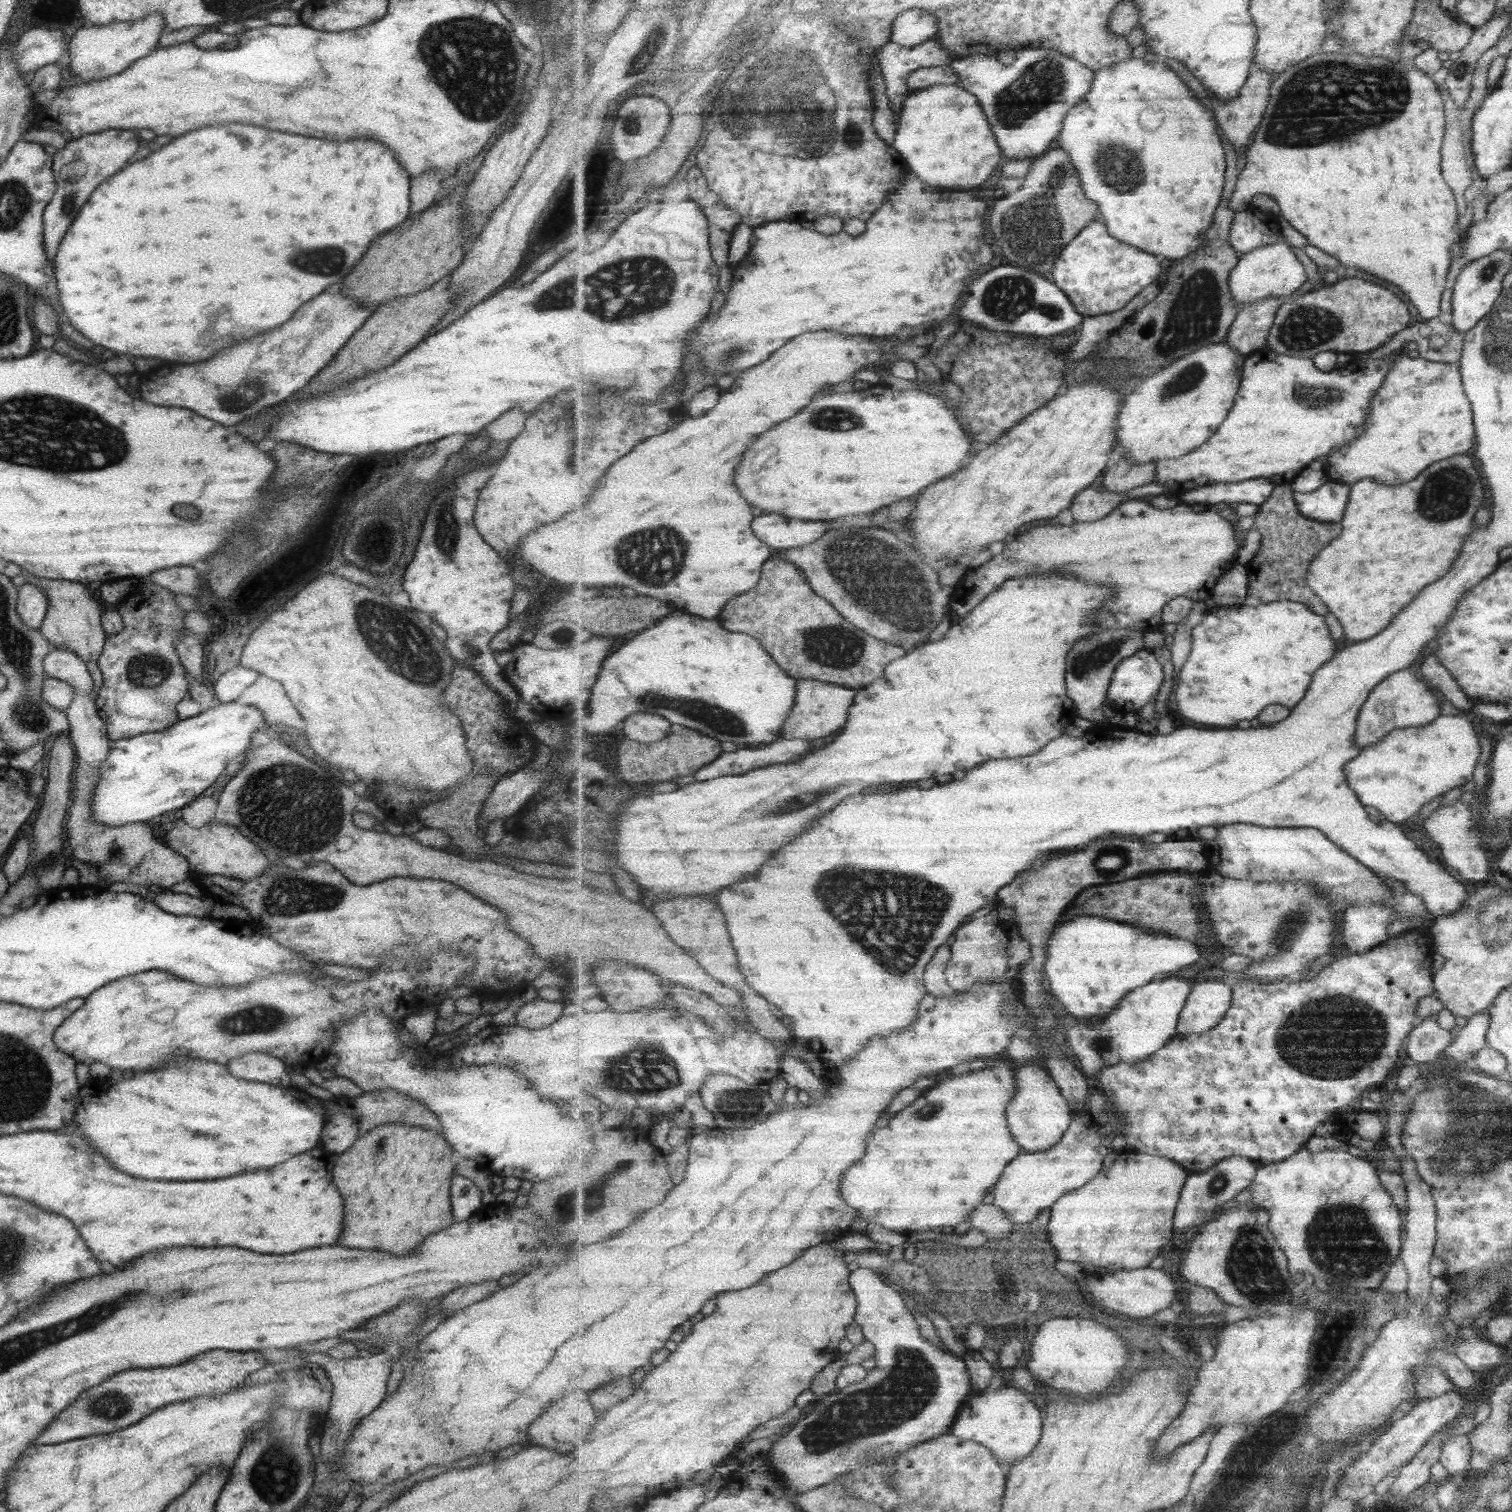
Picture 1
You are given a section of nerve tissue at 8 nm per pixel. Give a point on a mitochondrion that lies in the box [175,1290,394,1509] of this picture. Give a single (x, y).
(273, 1477)

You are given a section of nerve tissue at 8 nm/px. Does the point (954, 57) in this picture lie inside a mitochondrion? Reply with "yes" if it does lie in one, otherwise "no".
no

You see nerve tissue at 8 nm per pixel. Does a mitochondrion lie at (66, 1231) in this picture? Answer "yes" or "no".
no

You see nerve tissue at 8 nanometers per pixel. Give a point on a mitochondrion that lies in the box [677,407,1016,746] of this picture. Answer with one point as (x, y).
(875, 573)

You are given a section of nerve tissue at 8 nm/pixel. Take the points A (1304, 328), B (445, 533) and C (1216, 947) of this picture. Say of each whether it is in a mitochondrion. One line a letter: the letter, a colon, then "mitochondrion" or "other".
A: mitochondrion
B: mitochondrion
C: other

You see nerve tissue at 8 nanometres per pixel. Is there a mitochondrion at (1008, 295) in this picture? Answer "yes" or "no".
yes

